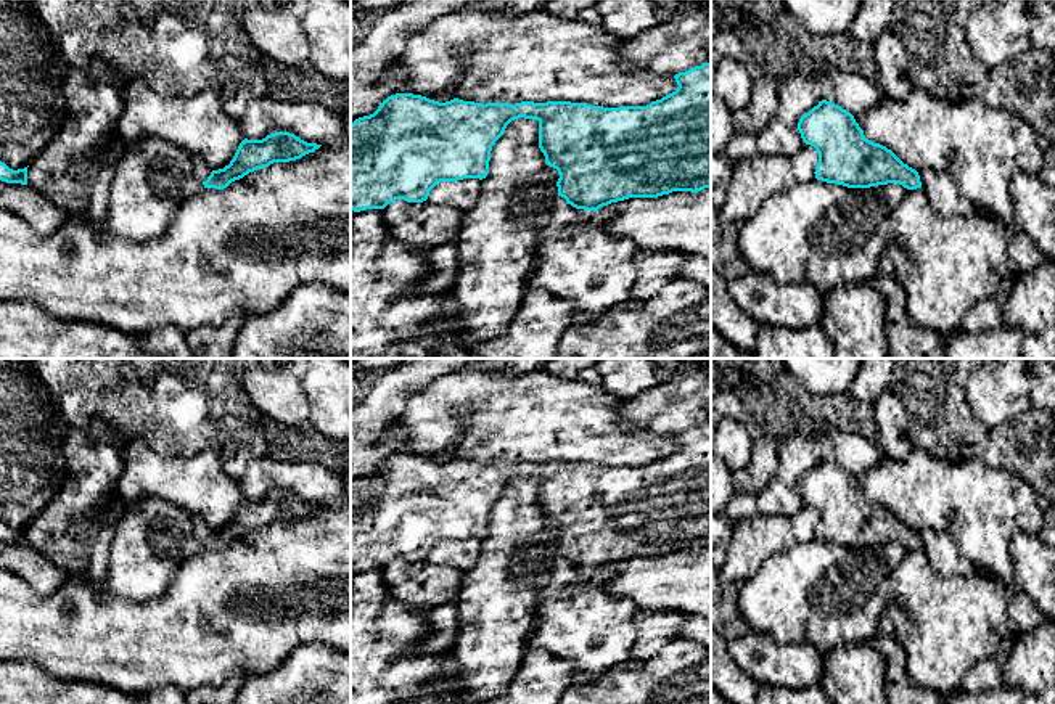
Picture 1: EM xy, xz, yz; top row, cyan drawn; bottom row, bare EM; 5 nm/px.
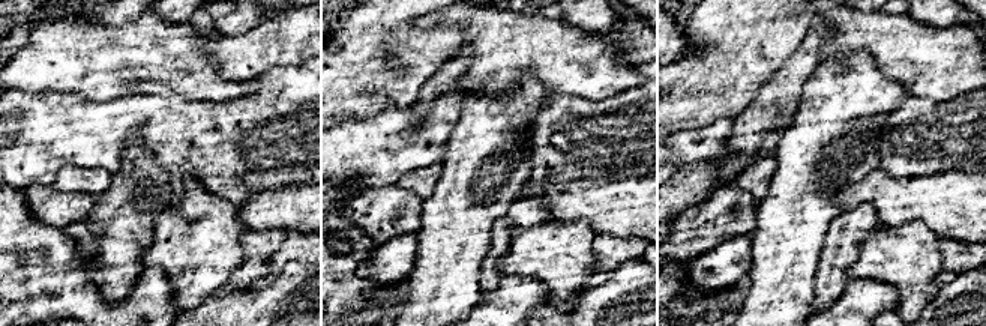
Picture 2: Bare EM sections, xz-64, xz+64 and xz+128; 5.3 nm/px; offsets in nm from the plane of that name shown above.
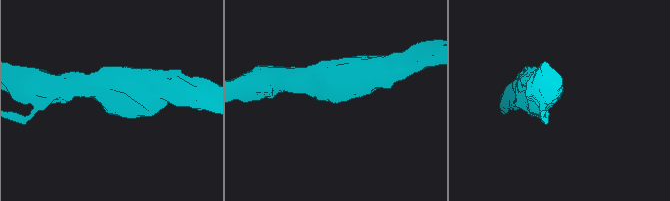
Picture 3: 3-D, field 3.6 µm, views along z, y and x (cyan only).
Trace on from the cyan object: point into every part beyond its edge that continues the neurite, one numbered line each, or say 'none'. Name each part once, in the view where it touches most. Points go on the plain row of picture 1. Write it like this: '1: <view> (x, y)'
1: xz (565, 577)

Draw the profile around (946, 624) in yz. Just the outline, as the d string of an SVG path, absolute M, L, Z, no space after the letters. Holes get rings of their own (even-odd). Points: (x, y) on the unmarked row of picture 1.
M923 548L909 550L891 574L885 611L894 624L893 636L905 651L907 680L941 696L960 690L965 675L1013 636L1008 595L1004 583L984 574L941 575Z

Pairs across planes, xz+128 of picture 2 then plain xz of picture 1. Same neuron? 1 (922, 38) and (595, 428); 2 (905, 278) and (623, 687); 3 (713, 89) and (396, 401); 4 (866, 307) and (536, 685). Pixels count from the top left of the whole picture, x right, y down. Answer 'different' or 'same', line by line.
1: same
2: different
3: same
4: same

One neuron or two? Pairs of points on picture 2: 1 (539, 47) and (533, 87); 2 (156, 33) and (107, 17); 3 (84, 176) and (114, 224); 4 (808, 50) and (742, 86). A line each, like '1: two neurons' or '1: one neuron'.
1: two neurons
2: two neurons
3: two neurons
4: two neurons

